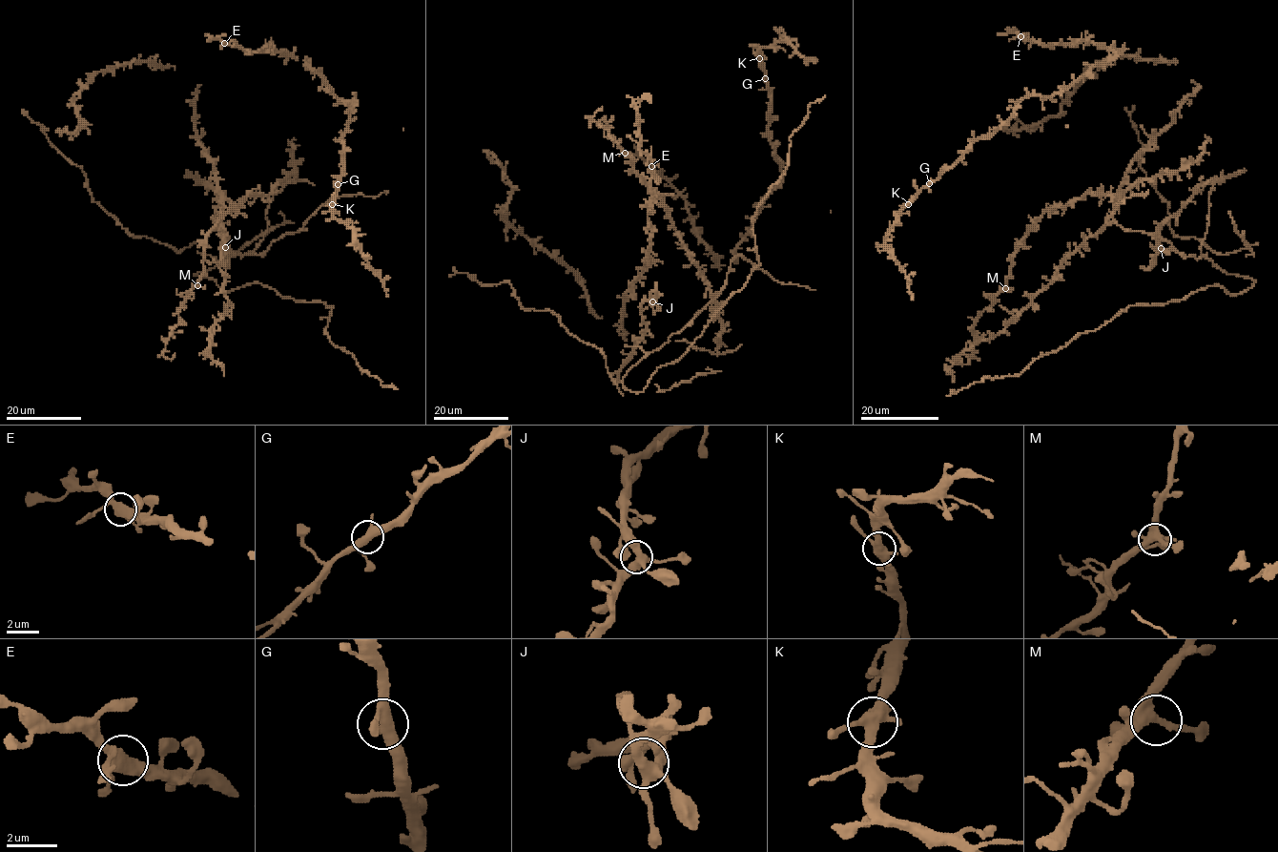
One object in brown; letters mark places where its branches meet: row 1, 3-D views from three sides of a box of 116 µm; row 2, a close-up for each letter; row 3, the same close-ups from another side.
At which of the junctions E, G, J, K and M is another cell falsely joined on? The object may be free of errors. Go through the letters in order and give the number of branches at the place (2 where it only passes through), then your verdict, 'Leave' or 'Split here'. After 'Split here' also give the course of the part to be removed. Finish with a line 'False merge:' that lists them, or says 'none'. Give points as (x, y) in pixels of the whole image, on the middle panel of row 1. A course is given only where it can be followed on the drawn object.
E: Branches: 4. Leave
G: Branches: 4. Leave
J: Branches: 4. Leave
K: Branches: 4. Leave
M: Branches: 4. Leave
False merge: none

